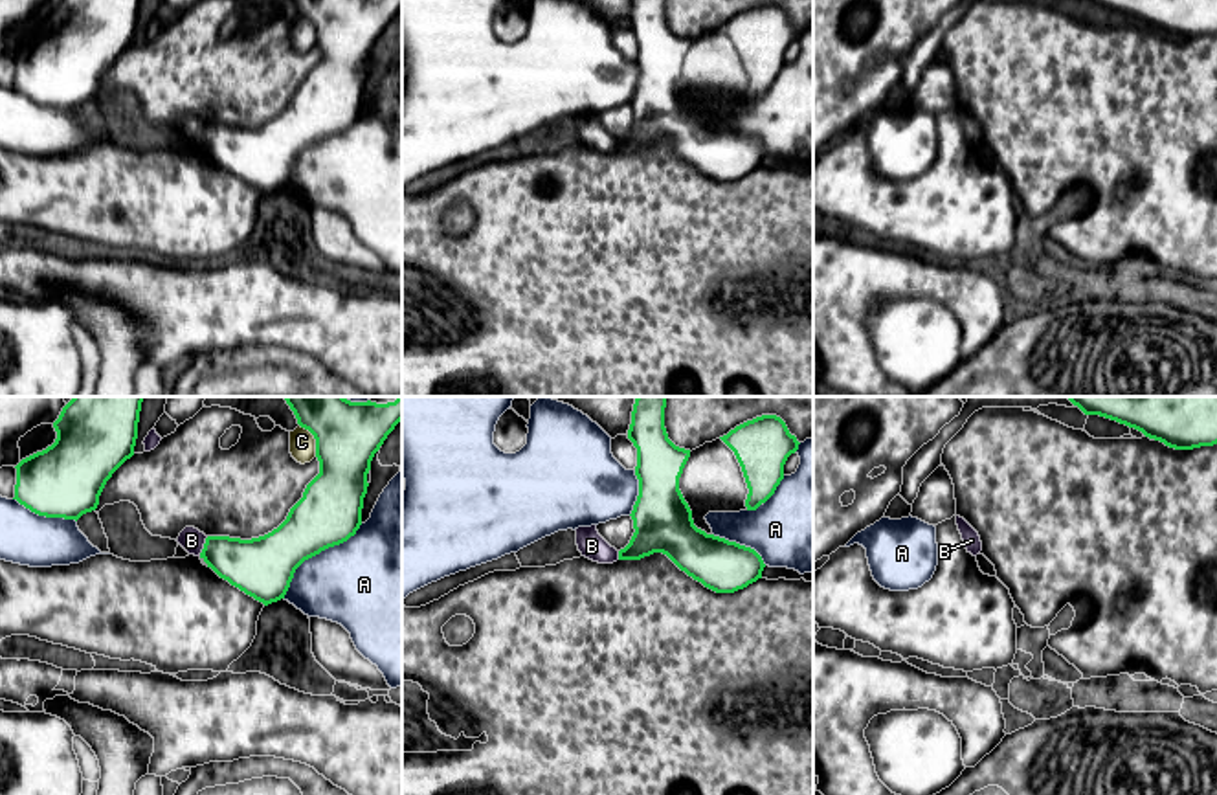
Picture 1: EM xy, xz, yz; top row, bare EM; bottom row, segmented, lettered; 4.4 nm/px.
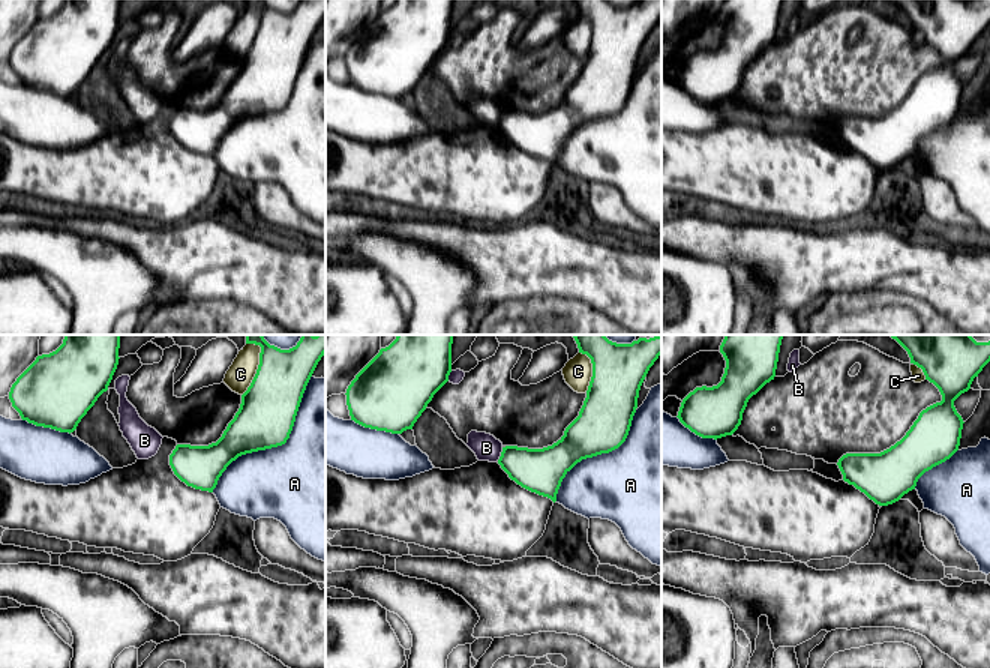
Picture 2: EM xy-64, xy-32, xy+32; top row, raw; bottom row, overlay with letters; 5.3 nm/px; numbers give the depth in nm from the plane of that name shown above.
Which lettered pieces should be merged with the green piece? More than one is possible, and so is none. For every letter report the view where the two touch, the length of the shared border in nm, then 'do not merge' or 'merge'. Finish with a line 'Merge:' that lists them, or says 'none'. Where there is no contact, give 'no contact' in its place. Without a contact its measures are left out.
A: xy | 480 nm | do not merge
B: xy | 100 nm | do not merge
C: xy | 160 nm | do not merge
Merge: none

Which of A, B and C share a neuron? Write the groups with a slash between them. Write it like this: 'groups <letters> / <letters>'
groups A / B C

